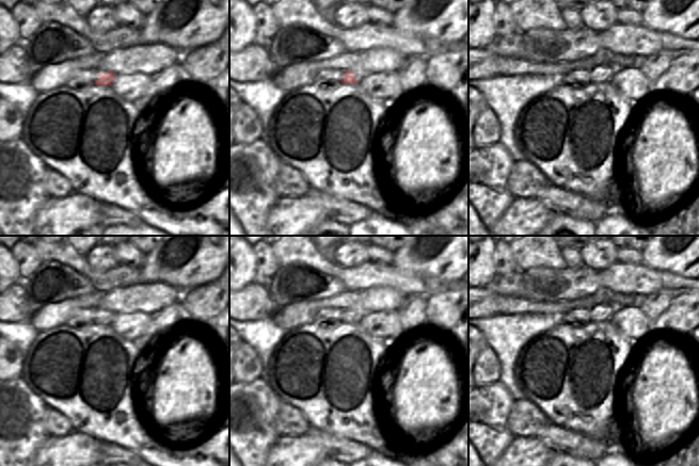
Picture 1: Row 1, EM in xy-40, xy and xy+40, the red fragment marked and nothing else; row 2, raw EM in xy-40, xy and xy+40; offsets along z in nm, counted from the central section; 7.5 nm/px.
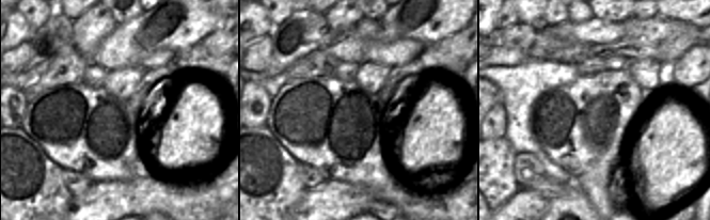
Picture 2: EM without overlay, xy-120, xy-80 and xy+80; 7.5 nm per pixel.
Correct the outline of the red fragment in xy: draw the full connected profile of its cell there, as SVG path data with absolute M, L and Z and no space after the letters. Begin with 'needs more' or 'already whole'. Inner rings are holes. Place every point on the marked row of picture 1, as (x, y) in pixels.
needs more; M346 70L345 78L340 81L341 84L359 84L359 82L365 78L368 74L362 71L349 71Z

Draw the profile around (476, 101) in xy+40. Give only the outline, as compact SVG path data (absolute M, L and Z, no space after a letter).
M468 86L468 151L474 148L474 124L486 107L482 94L477 89Z

